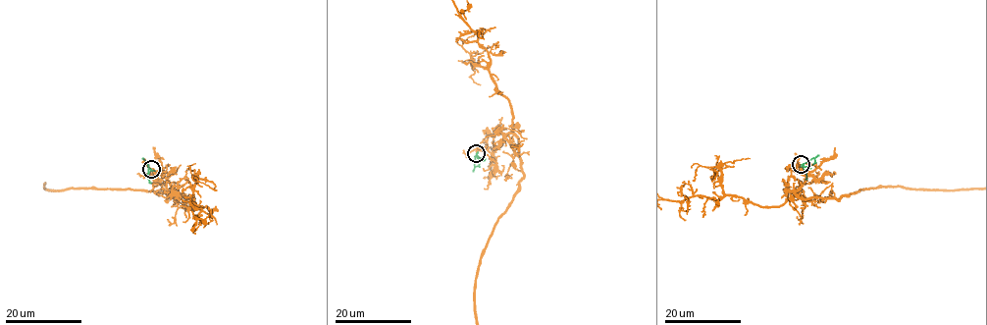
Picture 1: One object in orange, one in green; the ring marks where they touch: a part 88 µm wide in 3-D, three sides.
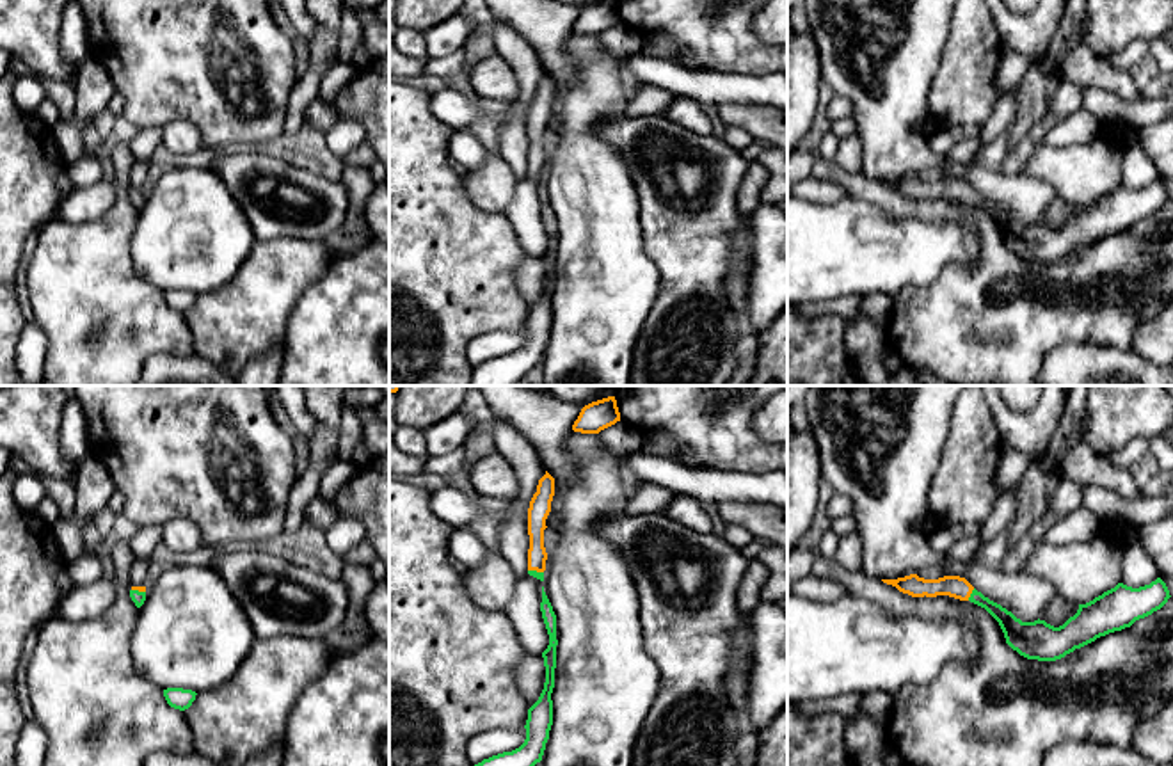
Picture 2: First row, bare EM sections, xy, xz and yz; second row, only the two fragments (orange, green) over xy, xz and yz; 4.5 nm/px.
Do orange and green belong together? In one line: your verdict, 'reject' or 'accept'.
accept

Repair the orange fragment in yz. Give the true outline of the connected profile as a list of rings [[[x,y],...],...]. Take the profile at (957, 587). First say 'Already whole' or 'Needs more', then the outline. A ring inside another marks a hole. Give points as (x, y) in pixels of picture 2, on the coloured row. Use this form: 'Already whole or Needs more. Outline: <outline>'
Needs more. Outline: [[[910,574],[882,581],[912,597],[949,595],[985,608],[999,622],[1006,643],[1020,656],[1038,661],[1061,659],[1100,636],[1130,627],[1136,620],[1161,610],[1171,597],[1161,578],[1139,588],[1118,583],[1093,601],[1079,604],[1073,617],[1063,626],[1054,627],[1040,618],[1034,622],[1022,622],[960,576],[924,579],[917,574]]]

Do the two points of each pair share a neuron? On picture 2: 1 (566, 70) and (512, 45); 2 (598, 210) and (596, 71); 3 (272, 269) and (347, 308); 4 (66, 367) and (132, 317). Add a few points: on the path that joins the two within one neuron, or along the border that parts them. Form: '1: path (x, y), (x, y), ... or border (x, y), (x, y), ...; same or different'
1: border (514, 25), (535, 50), (546, 71); different
2: path (585, 176), (585, 105); same
3: border (333, 258), (327, 271), (303, 294), (285, 324); different
4: path (82, 361), (116, 327); same

